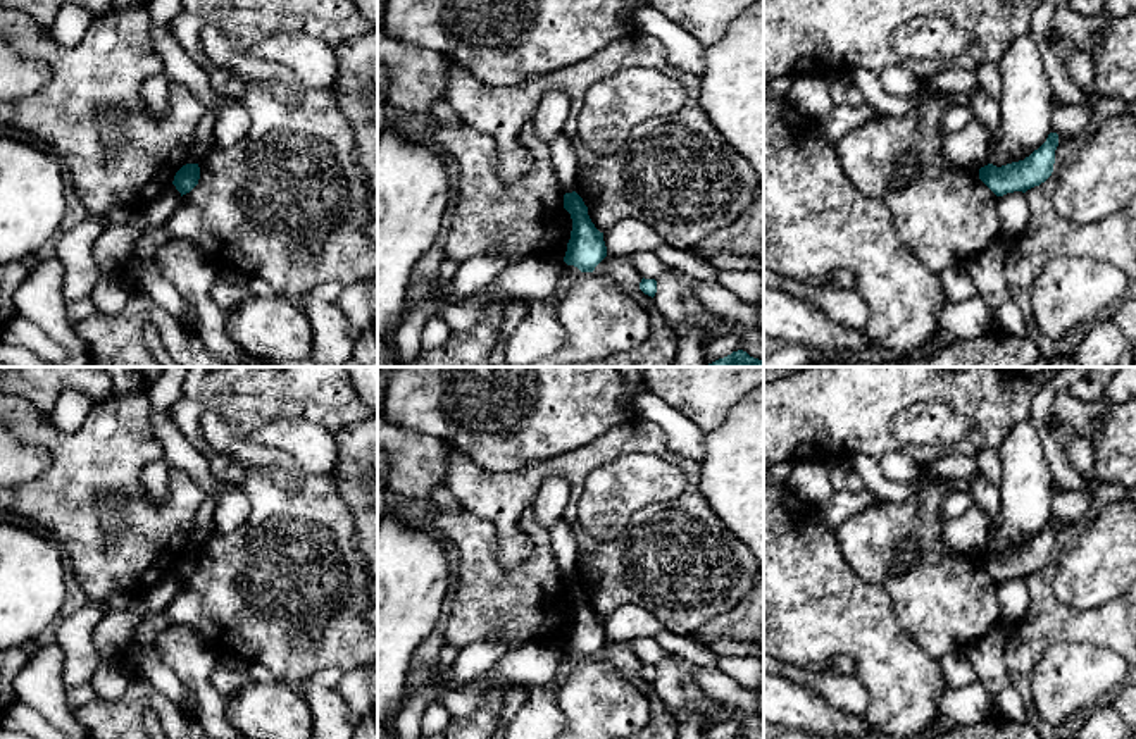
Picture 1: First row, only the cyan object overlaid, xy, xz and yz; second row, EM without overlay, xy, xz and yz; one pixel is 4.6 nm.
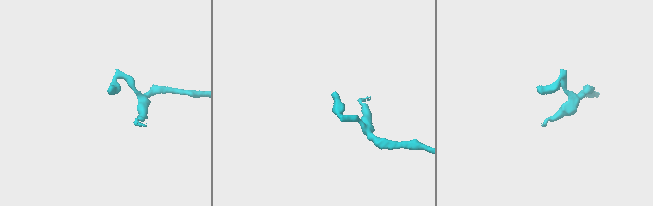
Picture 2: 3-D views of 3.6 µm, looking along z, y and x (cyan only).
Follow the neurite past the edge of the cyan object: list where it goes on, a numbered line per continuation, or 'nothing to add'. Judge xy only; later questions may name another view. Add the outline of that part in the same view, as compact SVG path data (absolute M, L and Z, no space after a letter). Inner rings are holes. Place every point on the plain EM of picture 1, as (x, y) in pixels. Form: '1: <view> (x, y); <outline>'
nothing to add

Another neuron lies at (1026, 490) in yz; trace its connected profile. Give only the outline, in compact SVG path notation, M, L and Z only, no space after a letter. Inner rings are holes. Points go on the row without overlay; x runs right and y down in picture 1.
M1031 422L1015 424L998 455L1003 469L1002 513L989 550L1002 553L1024 546L1046 527L1052 517L1053 475Z

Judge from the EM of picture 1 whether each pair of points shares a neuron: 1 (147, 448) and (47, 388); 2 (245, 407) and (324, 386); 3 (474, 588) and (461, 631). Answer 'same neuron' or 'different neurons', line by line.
1: different neurons
2: same neuron
3: same neuron

